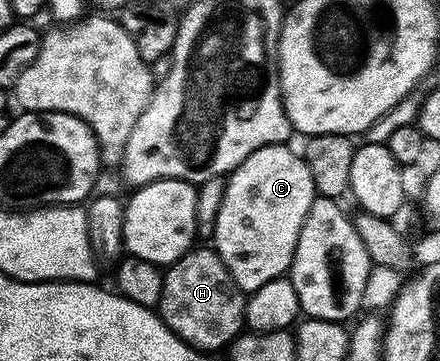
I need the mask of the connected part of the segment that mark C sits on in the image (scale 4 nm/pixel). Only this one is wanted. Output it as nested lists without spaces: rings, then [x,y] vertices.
[[[291,146],[261,147],[233,168],[225,185],[223,205],[217,214],[212,242],[215,244],[217,256],[221,258],[237,286],[245,293],[258,291],[263,285],[267,285],[267,281],[282,278],[292,267],[299,233],[315,198],[309,166],[298,152],[296,155],[289,147]]]

